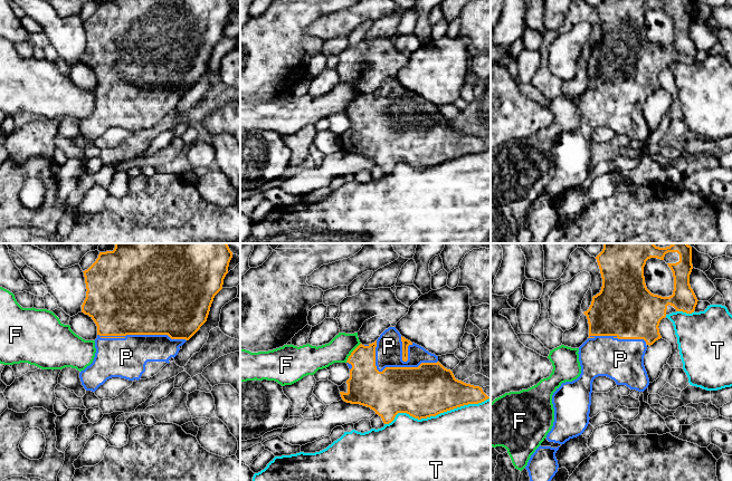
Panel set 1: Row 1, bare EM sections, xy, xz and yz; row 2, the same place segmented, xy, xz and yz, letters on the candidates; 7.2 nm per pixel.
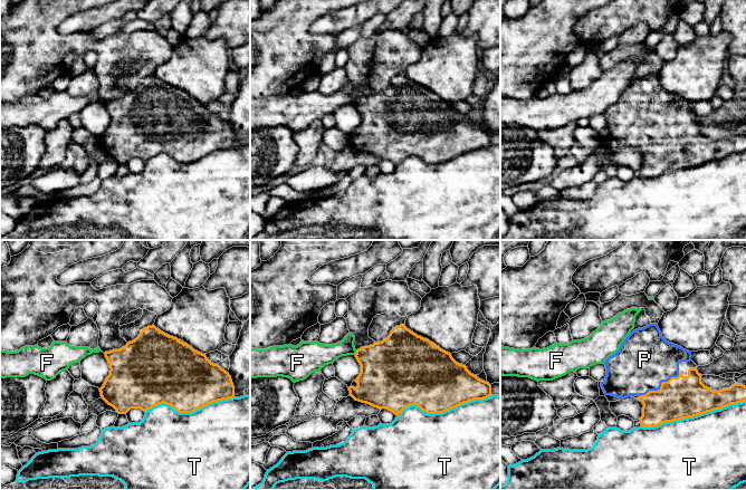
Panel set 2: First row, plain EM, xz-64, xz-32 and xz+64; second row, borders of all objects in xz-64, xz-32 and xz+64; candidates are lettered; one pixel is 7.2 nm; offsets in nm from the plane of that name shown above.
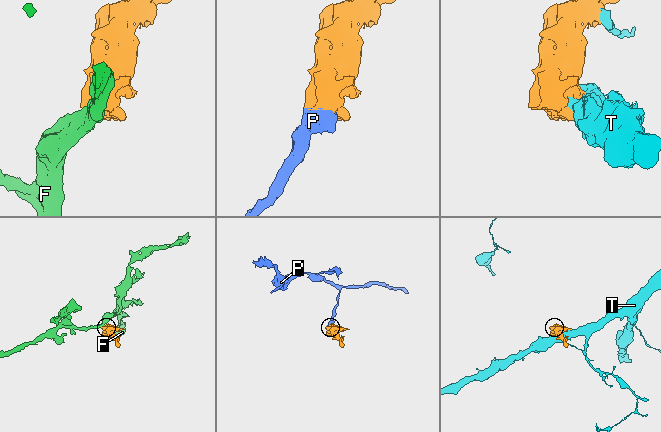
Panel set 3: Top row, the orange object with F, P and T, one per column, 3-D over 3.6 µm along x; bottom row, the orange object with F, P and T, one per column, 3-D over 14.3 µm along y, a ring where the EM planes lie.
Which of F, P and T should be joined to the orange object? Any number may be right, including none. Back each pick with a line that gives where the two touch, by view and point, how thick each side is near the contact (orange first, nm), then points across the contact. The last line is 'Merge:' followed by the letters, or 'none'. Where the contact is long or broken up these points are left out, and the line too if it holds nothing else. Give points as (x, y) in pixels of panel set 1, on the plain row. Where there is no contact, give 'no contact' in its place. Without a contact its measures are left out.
P: xy (142, 84) | 500/280 nm
Merge: P

